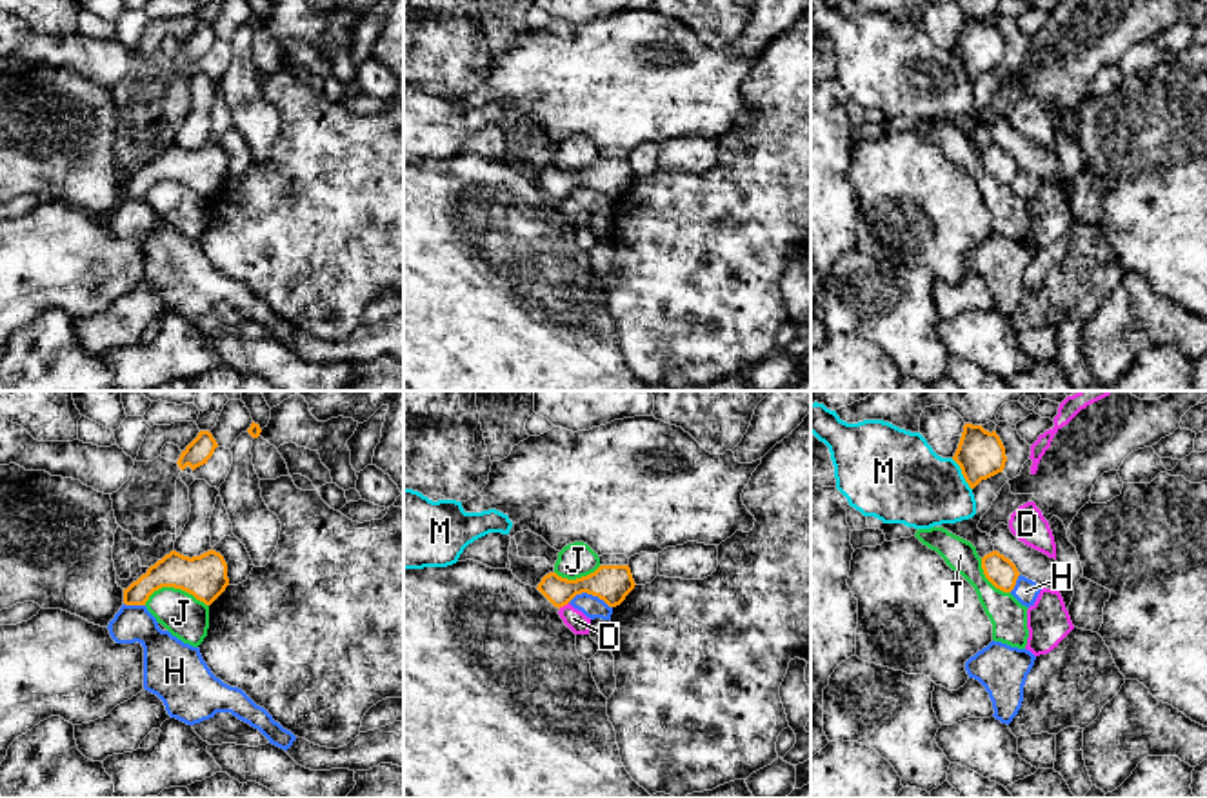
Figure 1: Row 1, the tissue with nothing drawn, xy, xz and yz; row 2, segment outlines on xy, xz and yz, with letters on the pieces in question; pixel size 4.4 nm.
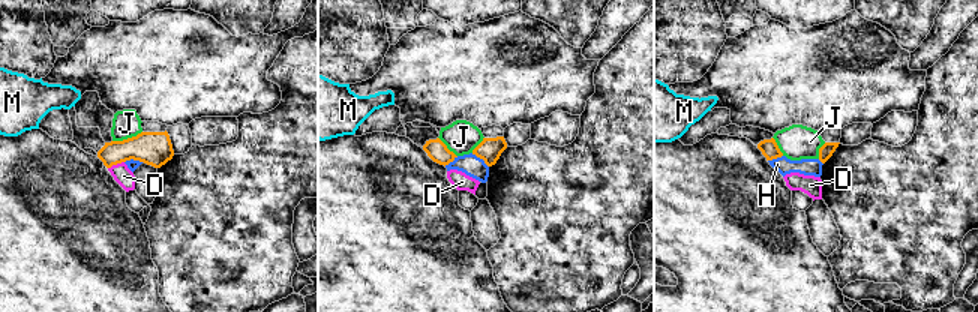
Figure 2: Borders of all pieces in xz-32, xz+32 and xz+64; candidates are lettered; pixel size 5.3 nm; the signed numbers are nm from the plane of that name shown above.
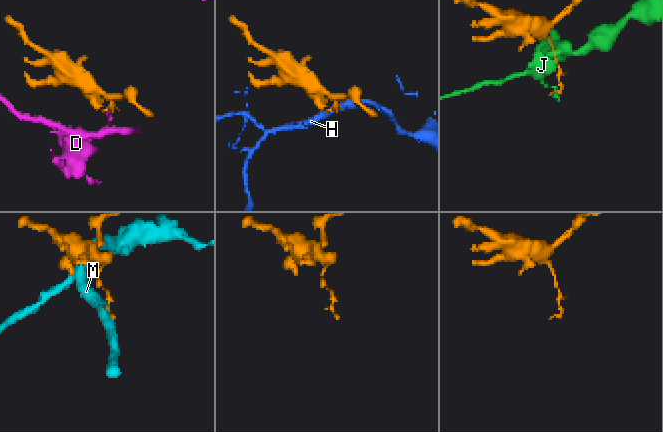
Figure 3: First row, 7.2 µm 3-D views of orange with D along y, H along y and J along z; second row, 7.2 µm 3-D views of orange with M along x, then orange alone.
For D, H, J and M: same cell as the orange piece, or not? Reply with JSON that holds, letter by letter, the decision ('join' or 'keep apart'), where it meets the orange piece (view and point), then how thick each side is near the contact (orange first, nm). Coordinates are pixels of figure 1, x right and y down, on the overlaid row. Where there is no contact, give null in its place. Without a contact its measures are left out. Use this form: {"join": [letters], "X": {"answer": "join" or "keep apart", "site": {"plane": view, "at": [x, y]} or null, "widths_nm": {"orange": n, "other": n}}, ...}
{"join": [], "D": {"answer": "keep apart", "site": {"plane": "xz", "at": [562, 606]}, "widths_nm": {"orange": 160, "other": 90}}, "H": {"answer": "keep apart", "site": {"plane": "xz", "at": [589, 593]}, "widths_nm": {"orange": 160, "other": 100}}, "J": {"answer": "keep apart", "site": {"plane": "xy", "at": [177, 588]}, "widths_nm": {"orange": 200, "other": 190}}, "M": {"answer": "keep apart", "site": {"plane": "yz", "at": [962, 473]}, "widths_nm": {"orange": 220, "other": 360}}}

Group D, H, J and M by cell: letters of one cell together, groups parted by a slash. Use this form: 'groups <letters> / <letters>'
groups D / H / J / M

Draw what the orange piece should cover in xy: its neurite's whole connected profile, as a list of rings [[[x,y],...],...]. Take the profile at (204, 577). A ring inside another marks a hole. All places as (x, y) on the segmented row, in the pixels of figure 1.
[[[211,549],[200,556],[189,558],[171,551],[124,589],[124,603],[145,605],[155,591],[175,587],[211,605],[227,585],[227,564],[220,553]]]

